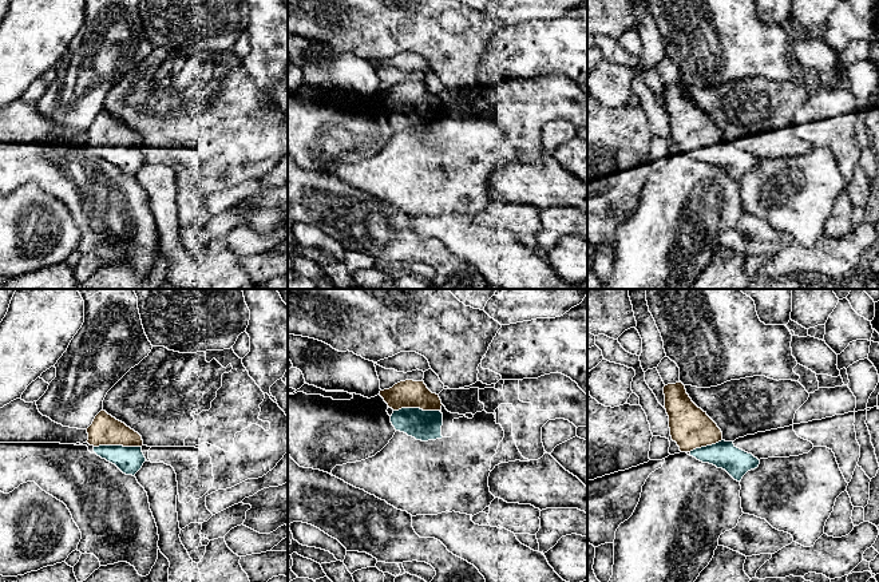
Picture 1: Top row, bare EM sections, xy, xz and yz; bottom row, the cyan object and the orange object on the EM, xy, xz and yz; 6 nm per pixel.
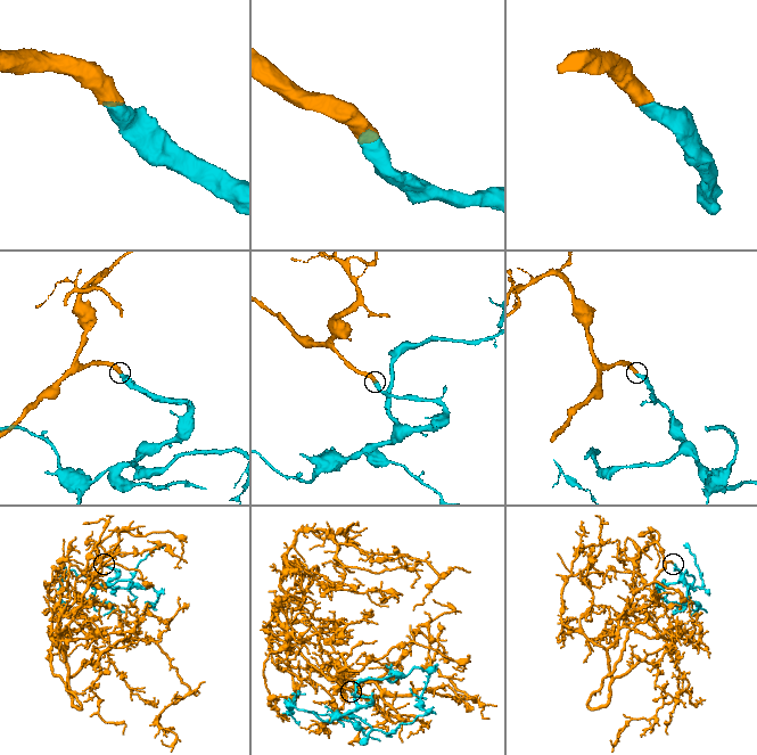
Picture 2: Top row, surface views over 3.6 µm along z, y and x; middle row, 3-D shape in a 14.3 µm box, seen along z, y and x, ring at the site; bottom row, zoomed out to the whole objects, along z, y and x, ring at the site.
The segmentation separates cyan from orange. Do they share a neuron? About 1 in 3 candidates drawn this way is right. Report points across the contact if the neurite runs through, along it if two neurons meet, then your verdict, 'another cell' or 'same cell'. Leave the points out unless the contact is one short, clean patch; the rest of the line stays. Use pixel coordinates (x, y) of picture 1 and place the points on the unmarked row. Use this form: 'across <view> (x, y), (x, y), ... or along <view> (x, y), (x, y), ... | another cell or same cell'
across xy (129, 159), (117, 146), (105, 130) | same cell

